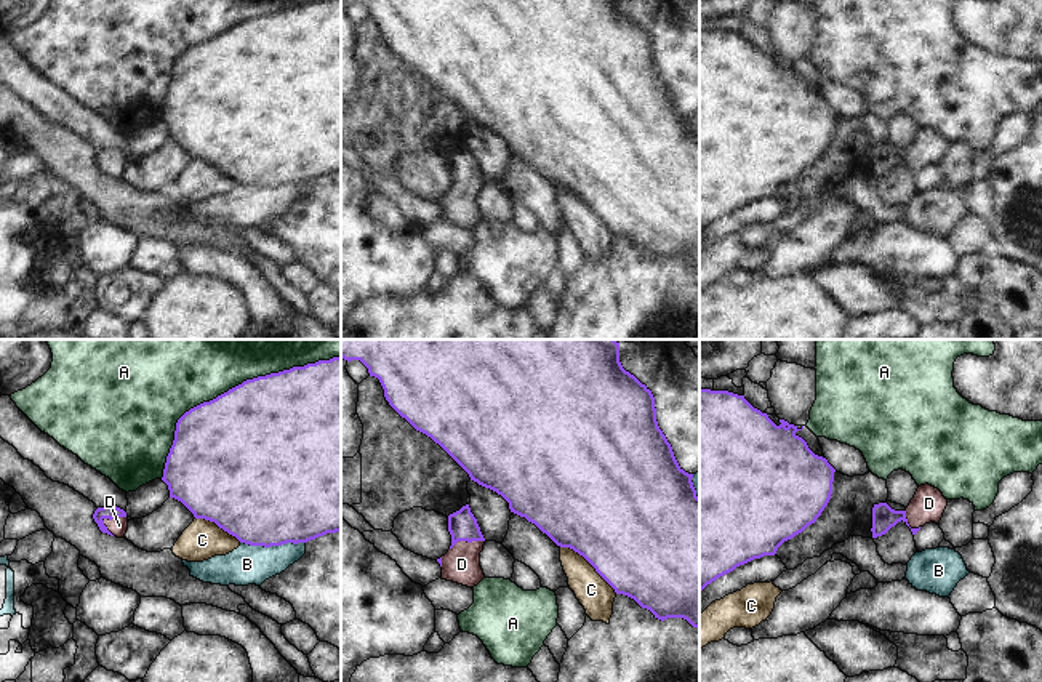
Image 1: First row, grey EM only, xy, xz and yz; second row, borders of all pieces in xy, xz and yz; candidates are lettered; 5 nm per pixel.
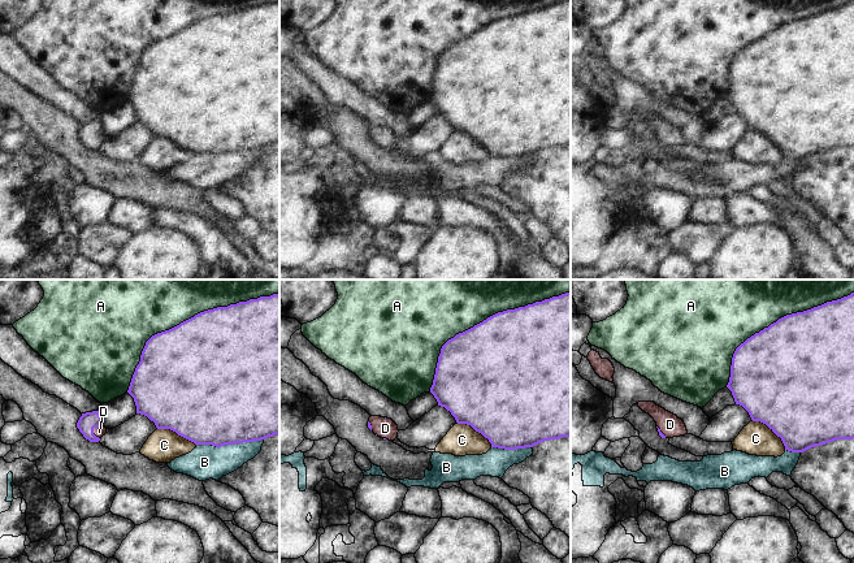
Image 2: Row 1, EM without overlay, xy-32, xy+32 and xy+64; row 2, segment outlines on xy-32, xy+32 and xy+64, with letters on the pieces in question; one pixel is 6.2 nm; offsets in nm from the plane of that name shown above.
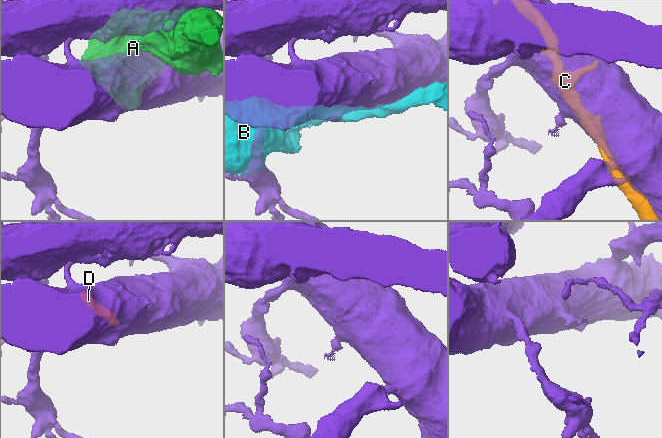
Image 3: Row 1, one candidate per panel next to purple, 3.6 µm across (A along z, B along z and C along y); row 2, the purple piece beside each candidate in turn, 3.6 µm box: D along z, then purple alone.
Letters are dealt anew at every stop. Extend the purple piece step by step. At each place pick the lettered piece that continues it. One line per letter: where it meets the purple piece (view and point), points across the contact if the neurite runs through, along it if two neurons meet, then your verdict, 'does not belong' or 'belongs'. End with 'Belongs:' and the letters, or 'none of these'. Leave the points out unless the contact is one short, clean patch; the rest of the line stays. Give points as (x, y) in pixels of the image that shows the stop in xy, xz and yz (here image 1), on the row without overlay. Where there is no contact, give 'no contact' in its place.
A: xy (224, 34) | does not belong
B: xy (272, 186) | does not belong
C: xz (589, 204) | does not belong
D: xy (112, 159) | across xy (109, 154), (112, 159), (119, 167) | belongs
Belongs: D

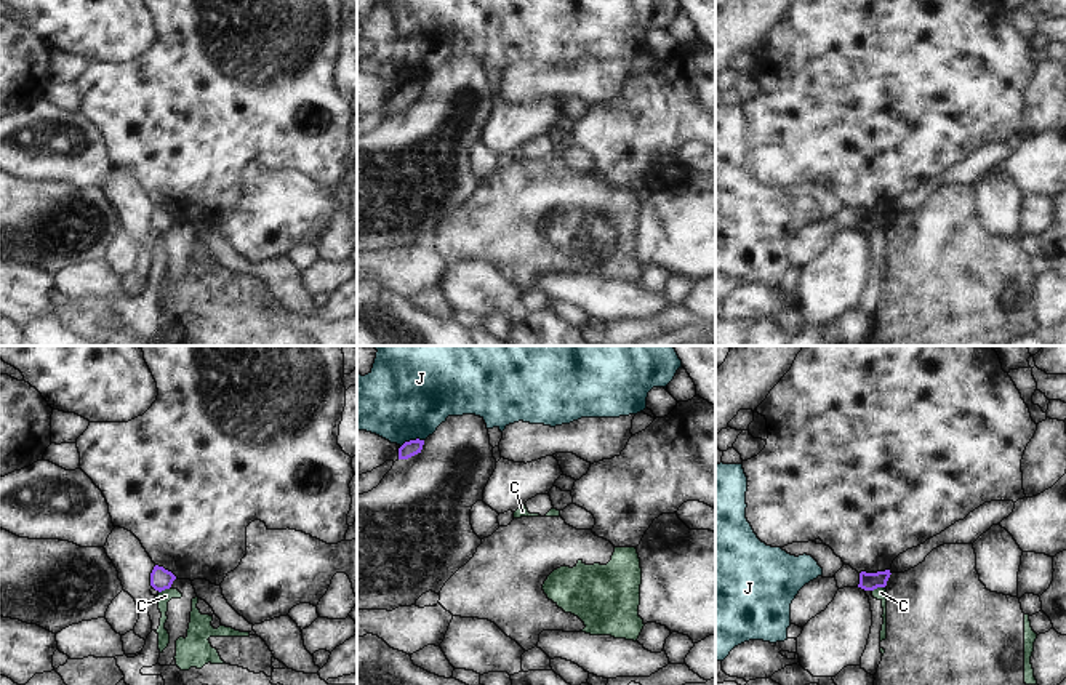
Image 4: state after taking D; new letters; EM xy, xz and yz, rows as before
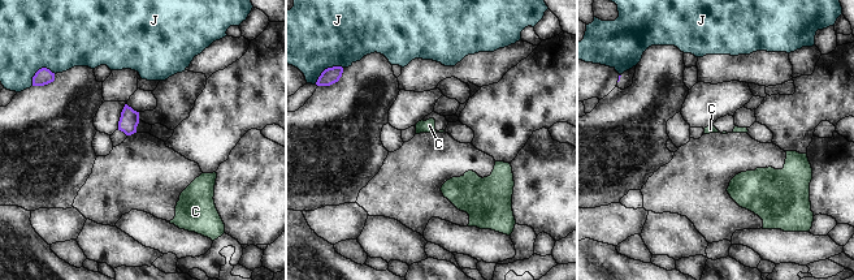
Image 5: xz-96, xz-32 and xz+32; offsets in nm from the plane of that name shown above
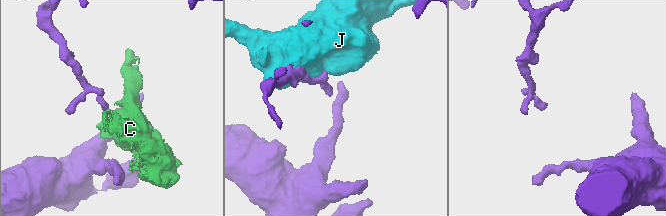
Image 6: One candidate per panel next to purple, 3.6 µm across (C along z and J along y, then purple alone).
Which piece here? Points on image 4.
C: xy (164, 231) | along xy (170, 228), (159, 234) | does not belong
J: xz (412, 82) | does not belong
Belongs: none of these

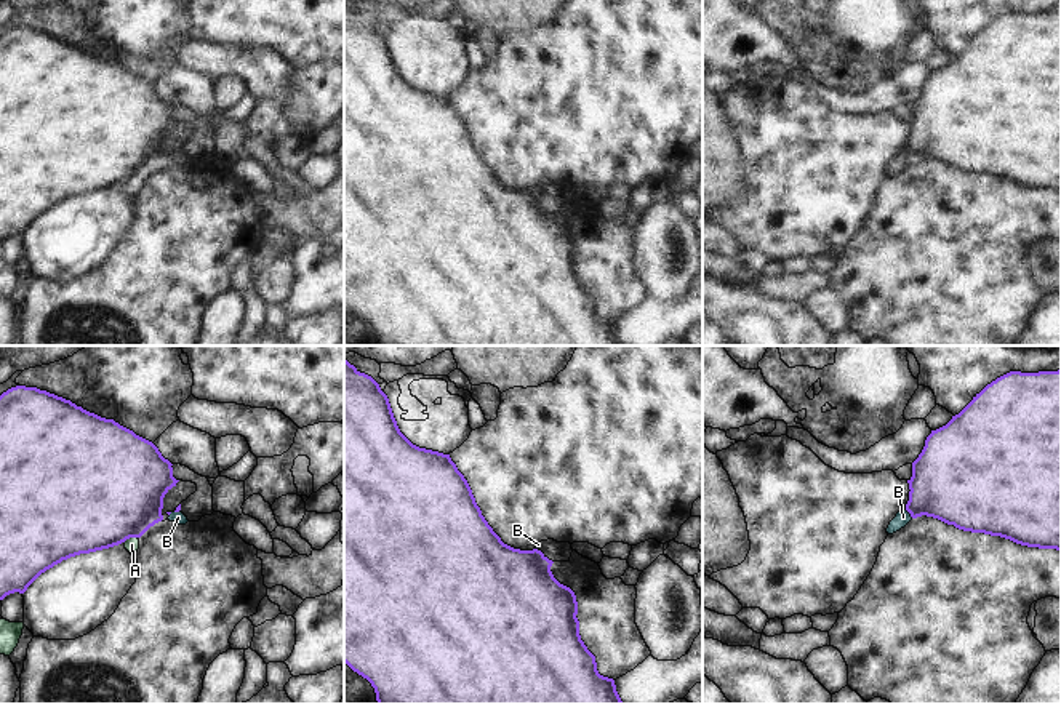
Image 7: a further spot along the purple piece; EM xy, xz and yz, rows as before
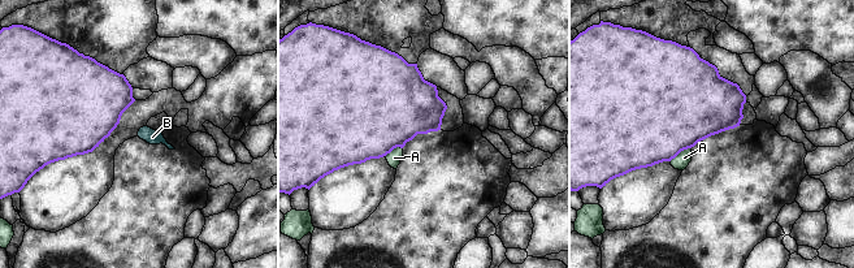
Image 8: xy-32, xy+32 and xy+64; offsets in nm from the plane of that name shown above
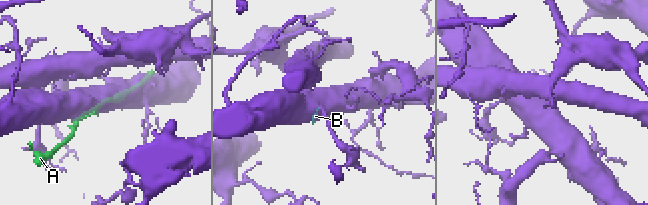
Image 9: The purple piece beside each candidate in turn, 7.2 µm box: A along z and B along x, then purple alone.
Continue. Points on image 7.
A: xy (130, 178) | does not belong
B: yz (909, 154) | across yz (949, 125), (909, 154), (903, 159) | belongs
Belongs: B

